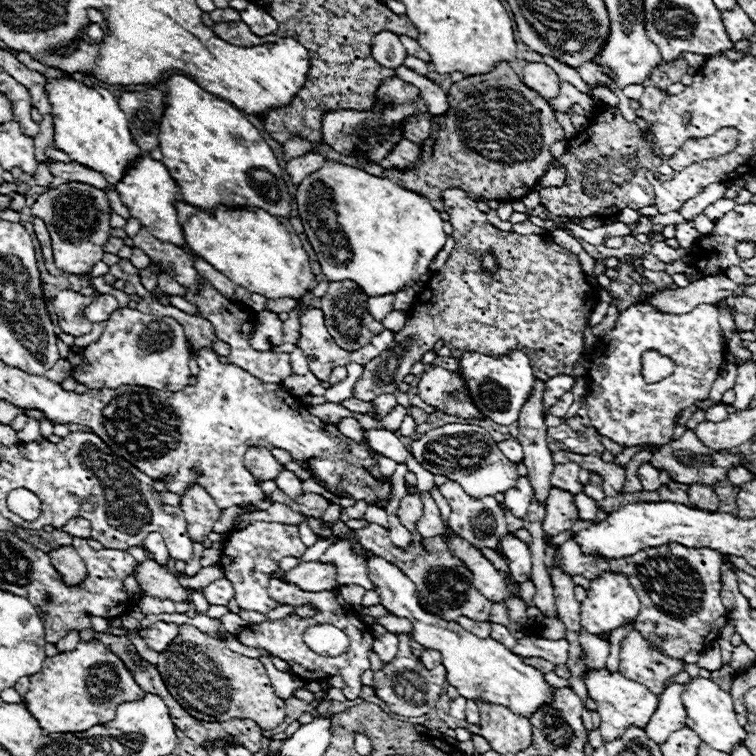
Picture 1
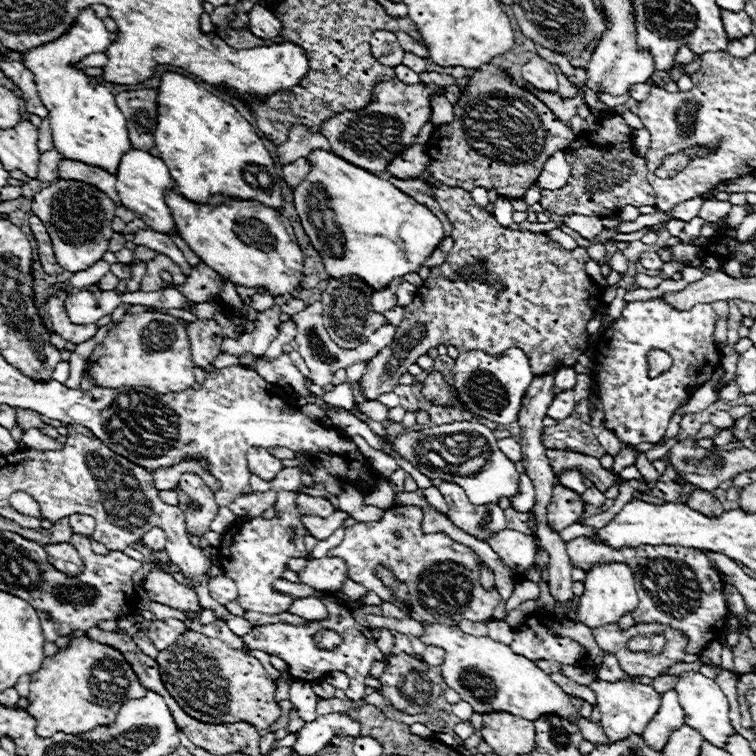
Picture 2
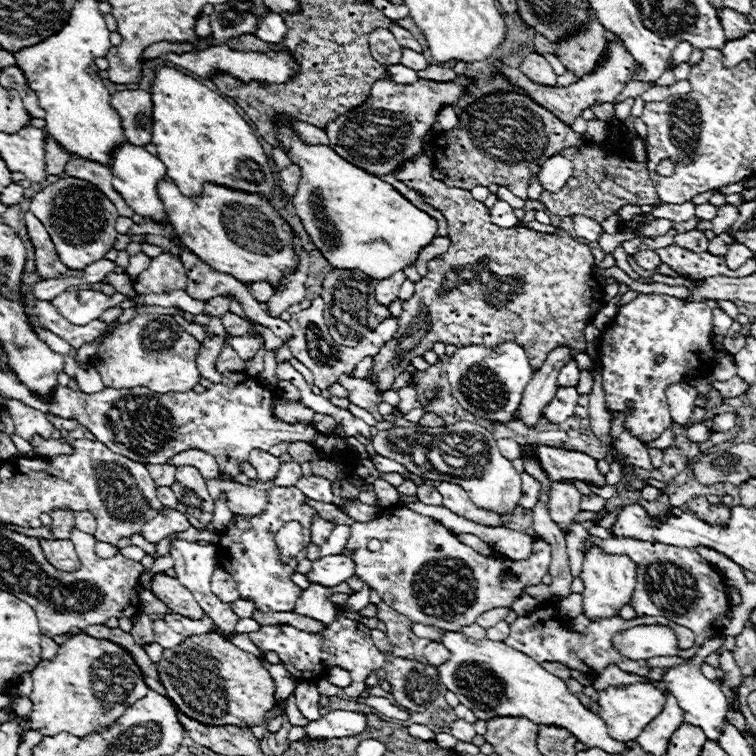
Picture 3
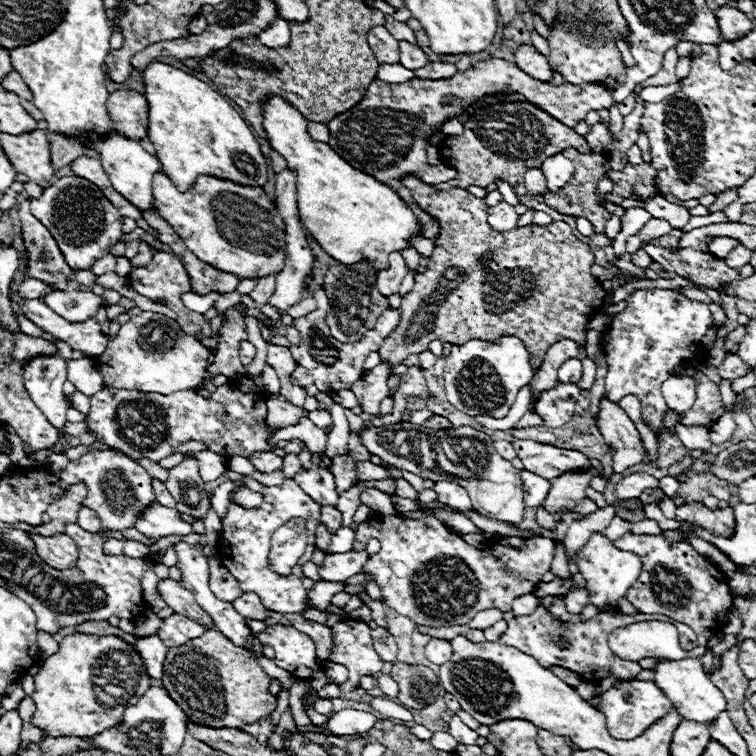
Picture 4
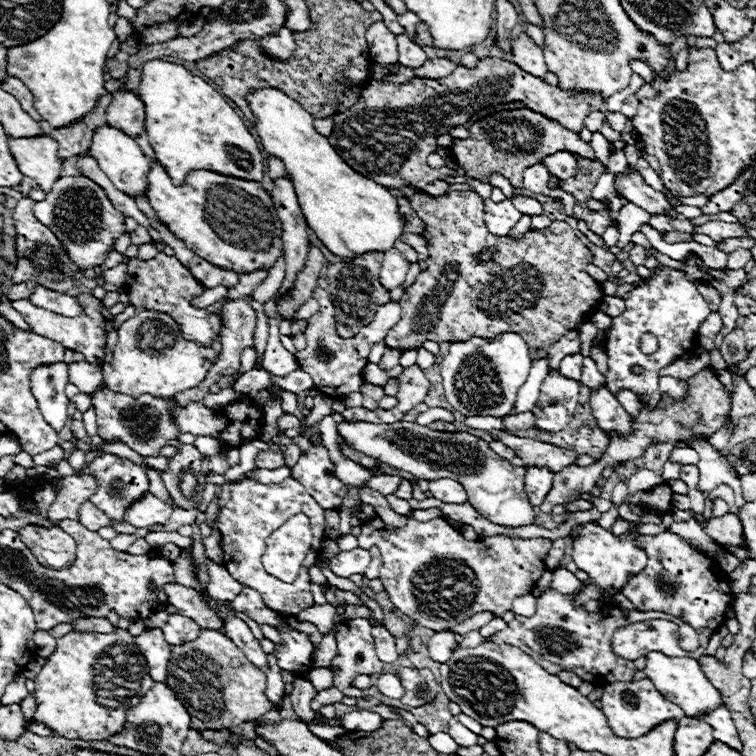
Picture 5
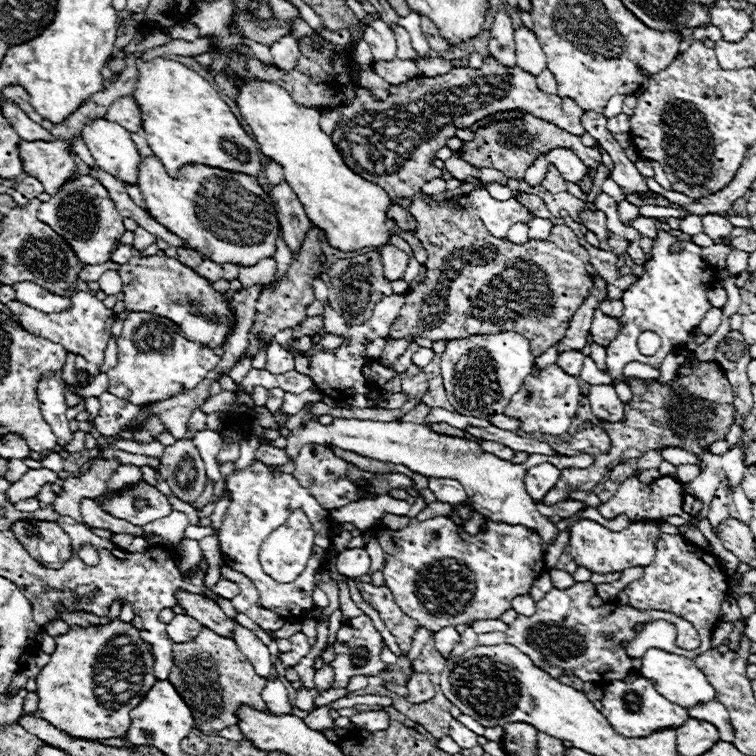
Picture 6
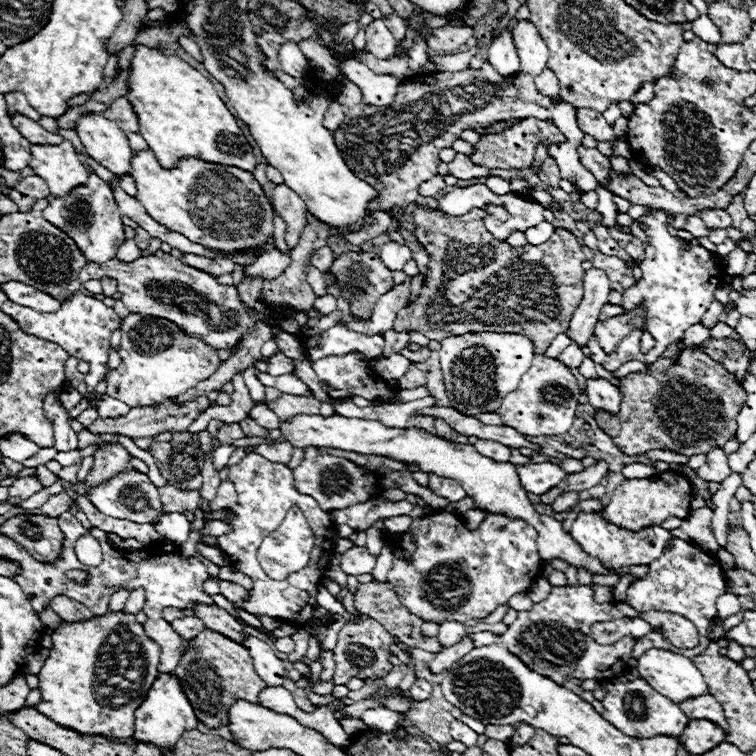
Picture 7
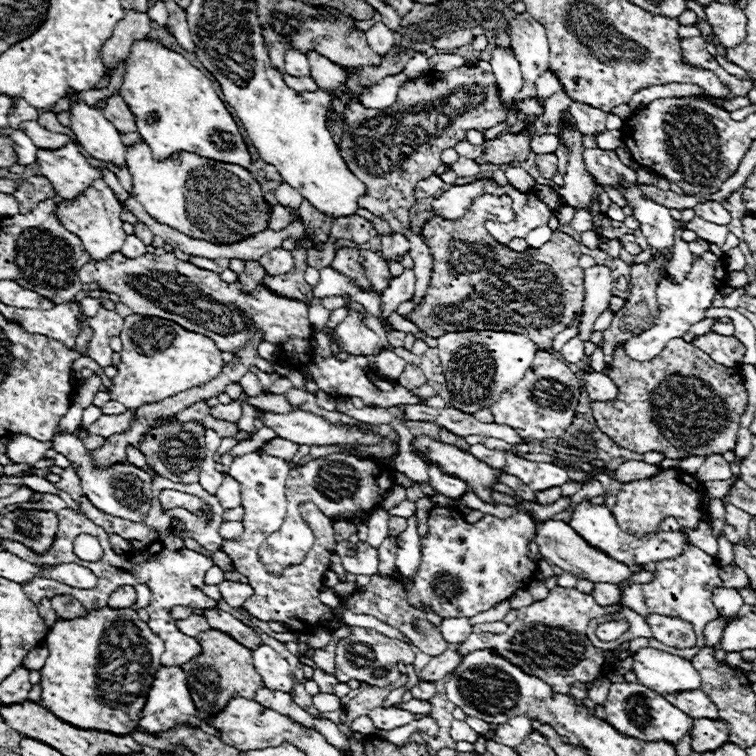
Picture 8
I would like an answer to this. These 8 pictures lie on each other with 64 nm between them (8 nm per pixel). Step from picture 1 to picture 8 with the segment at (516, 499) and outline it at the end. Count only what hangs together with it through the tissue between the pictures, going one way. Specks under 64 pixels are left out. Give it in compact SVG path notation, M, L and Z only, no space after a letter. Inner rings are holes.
M508 454L506 468L508 468L508 474L520 478L534 492L542 492L552 486L560 486L568 482L568 472L564 468L558 468L548 462L520 460L514 454Z

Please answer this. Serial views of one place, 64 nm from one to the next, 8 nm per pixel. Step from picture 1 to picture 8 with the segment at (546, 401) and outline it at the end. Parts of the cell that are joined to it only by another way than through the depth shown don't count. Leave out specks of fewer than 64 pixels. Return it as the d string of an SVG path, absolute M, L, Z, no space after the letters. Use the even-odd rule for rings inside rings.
M576 336L572 338L568 344L562 346L562 358L568 362L568 364L578 364L582 358L584 358L584 342Z

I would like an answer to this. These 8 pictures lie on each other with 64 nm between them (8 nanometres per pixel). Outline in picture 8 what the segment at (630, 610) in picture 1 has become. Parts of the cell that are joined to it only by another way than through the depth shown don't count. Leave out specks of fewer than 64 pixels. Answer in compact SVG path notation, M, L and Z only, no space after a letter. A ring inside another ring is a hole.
M580 502L574 506L570 524L572 524L574 532L578 532L590 546L594 546L596 550L614 558L616 562L622 562L628 566L642 566L648 562L664 560L668 556L676 556L682 552L682 548L686 544L686 538L680 532L650 532L650 534L646 534L646 540L636 538L636 536L620 530L620 526L616 524L616 520L610 514L612 512L606 506L590 506L588 502Z

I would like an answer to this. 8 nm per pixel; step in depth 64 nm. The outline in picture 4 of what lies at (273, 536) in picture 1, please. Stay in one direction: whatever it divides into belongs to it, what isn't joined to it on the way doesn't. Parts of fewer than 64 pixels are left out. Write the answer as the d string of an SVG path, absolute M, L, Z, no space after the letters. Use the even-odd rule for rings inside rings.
M284 480L282 486L270 486L262 490L264 502L256 510L244 510L240 506L230 504L228 506L228 516L222 520L222 536L218 542L218 552L220 552L220 562L232 572L232 576L238 580L238 586L242 592L254 592L258 594L262 606L272 612L282 612L282 614L294 614L302 612L306 604L306 588L300 584L300 566L294 568L290 576L280 576L270 568L268 554L270 554L270 538L280 528L292 518L304 518L308 534L316 532L316 524L320 522L320 506L310 500L308 494L294 482L294 480Z

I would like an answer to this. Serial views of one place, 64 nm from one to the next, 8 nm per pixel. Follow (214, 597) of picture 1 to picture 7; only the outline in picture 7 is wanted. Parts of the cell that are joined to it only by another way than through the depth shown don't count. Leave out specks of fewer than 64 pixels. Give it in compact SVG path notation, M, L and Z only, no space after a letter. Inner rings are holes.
M220 580L220 594L222 594L224 598L228 598L230 602L236 602L236 600L248 596L248 592L246 592L242 586L238 586L238 584L234 584L234 582L226 582L226 580Z

